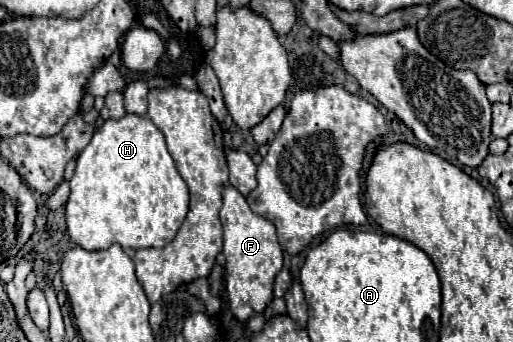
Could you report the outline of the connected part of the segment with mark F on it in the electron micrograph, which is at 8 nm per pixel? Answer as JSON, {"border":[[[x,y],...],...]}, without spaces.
{"border":[[[226,185],[222,191],[222,209],[220,221],[224,227],[224,255],[226,255],[226,291],[230,301],[230,311],[242,323],[252,315],[262,313],[272,301],[274,277],[282,269],[282,251],[276,237],[276,227],[252,213],[246,203],[246,197],[232,185]]]}

